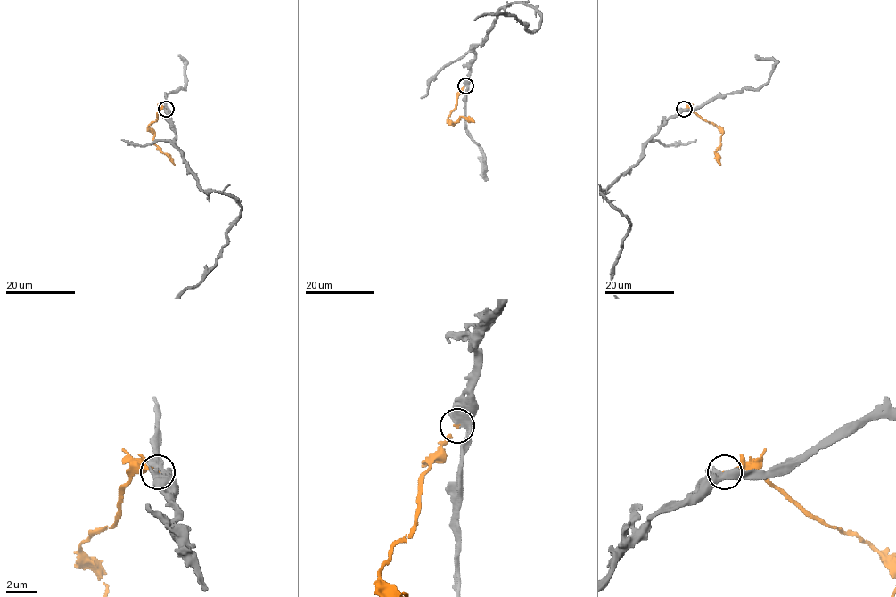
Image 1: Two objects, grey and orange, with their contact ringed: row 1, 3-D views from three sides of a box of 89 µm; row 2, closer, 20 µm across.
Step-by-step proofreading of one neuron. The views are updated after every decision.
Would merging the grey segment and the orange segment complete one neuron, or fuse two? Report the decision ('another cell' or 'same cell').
same cell

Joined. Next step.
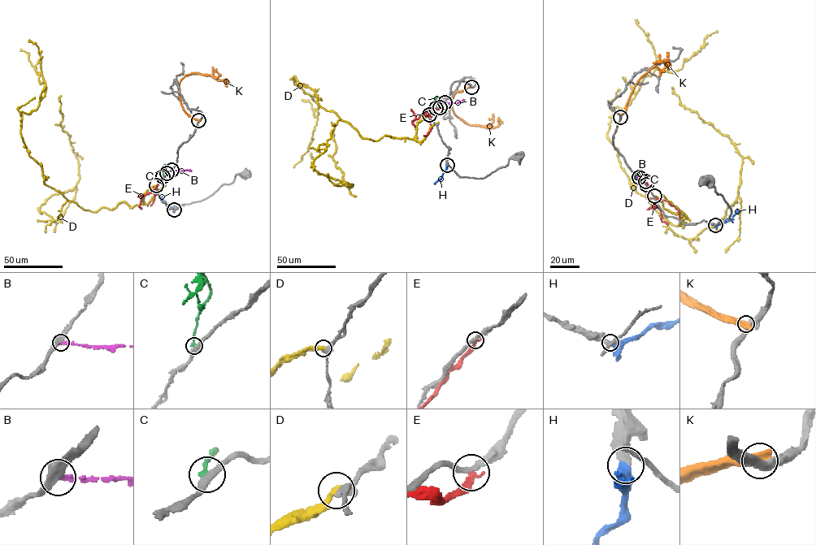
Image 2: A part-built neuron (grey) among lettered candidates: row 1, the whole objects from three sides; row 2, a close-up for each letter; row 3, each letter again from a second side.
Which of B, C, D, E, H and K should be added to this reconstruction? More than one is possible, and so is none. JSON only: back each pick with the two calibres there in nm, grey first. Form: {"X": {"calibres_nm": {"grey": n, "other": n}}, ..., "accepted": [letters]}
{"D": {"calibres_nm": {"grey": 360, "other": 400}}, "H": {"calibres_nm": {"grey": 260, "other": 500}}, "accepted": ["D", "H"]}

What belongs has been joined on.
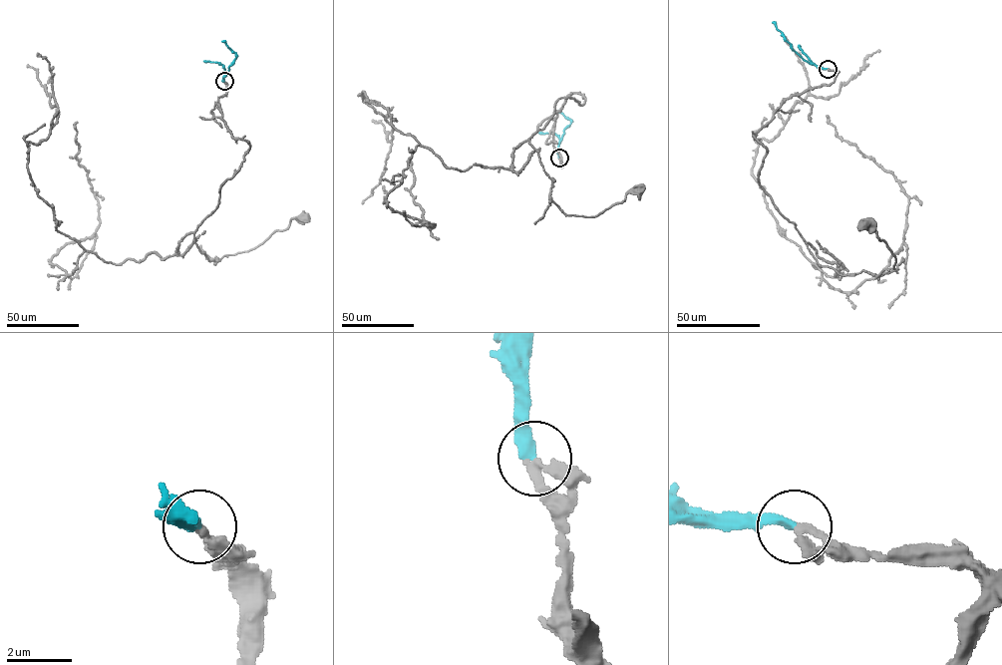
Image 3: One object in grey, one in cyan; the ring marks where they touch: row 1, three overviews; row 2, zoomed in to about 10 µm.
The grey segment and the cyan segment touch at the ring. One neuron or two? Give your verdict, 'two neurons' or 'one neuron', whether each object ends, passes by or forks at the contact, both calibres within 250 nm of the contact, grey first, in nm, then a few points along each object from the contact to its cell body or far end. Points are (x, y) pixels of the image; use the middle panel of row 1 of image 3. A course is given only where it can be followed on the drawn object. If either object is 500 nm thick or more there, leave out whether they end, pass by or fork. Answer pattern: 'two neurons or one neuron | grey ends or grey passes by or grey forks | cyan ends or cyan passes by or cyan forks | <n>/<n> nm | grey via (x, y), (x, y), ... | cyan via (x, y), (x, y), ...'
one neuron | grey passes by | cyan ends | 240/320 nm | grey via (559, 158), (557, 112), (581, 94), (582, 105), (558, 99), (529, 139), (550, 200), (595, 216), (639, 188) | cyan via (559, 158), (558, 143), (571, 122), (556, 111)

